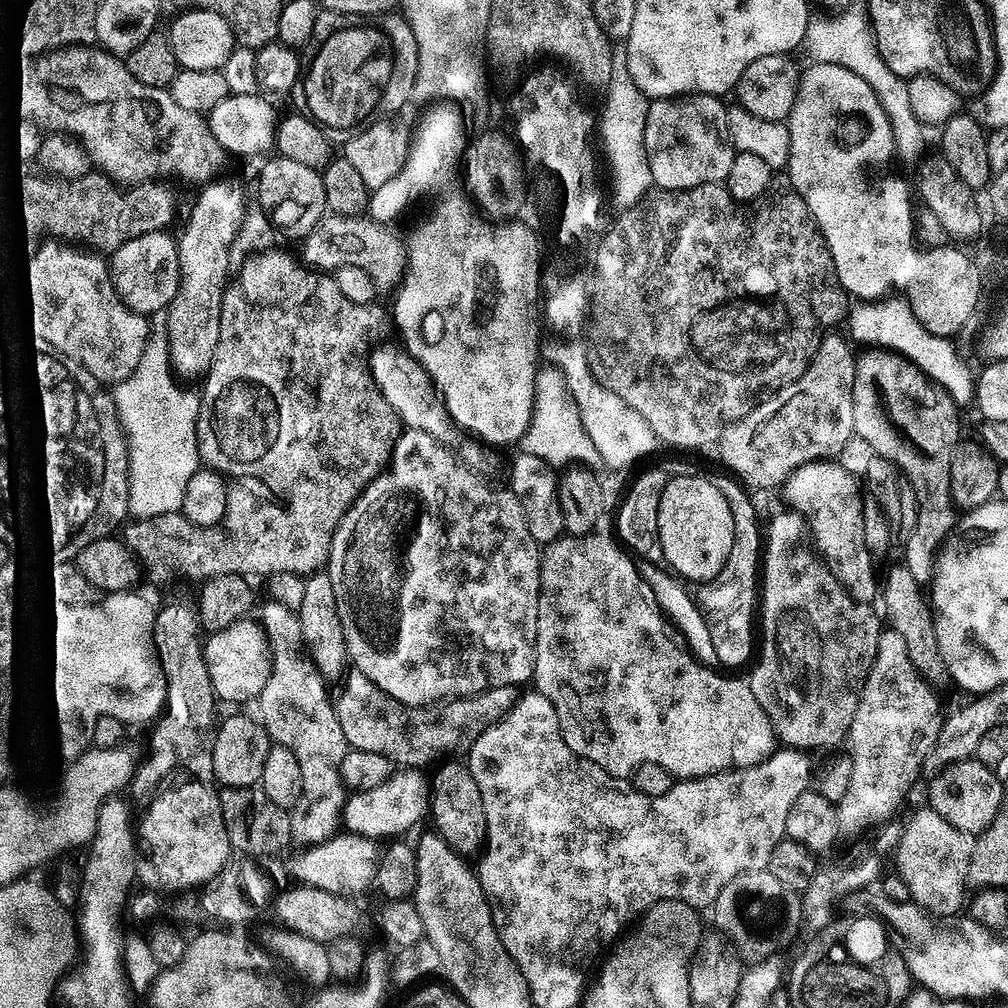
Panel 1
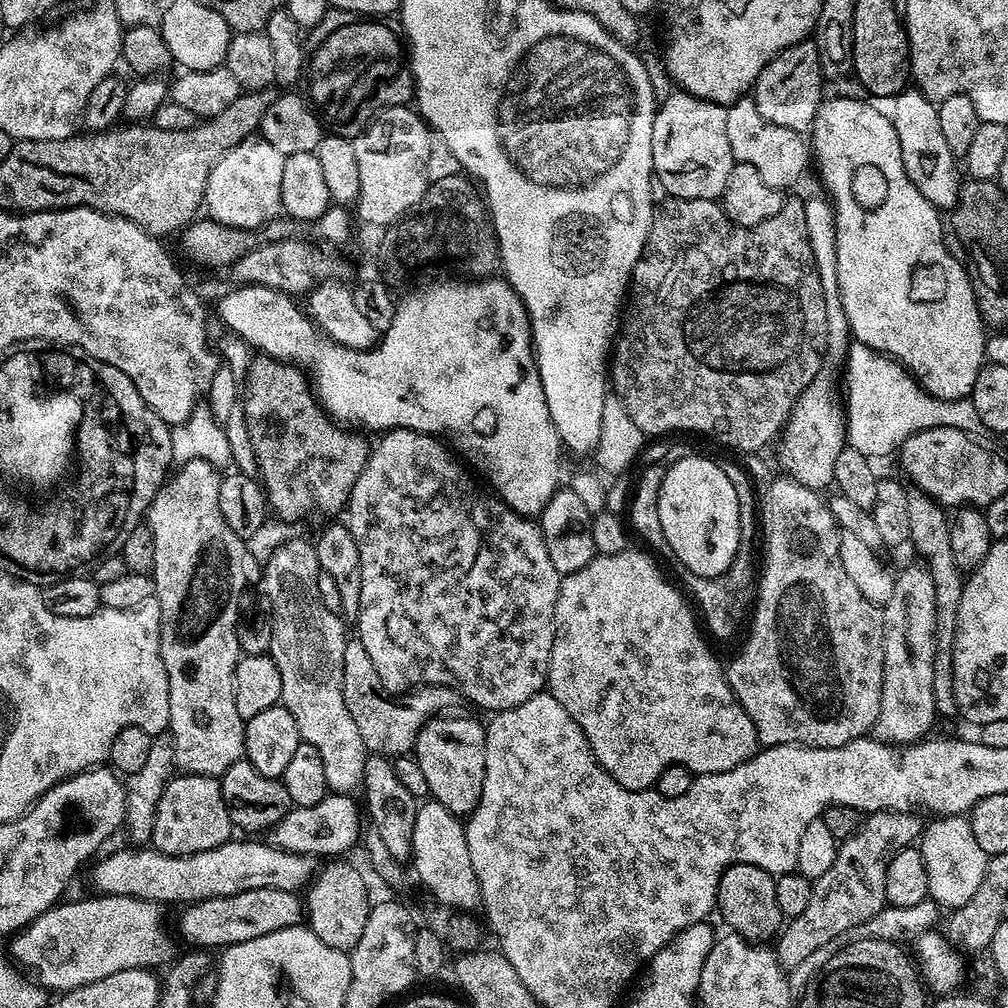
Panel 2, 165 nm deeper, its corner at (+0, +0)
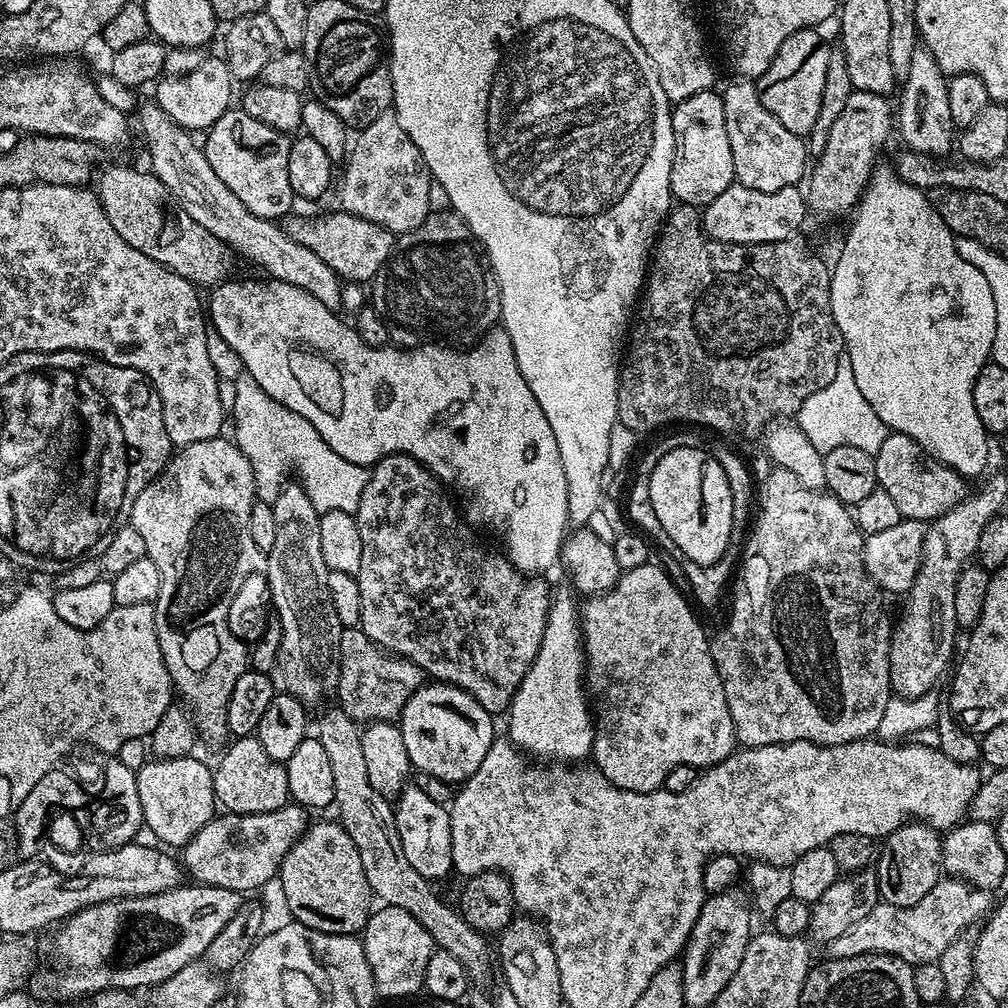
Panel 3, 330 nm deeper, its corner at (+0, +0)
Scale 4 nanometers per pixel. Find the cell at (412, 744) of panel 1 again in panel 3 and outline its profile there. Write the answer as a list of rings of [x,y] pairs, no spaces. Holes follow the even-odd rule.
[[[346,628],[341,634],[340,673],[335,699],[338,706],[360,726],[399,721],[406,702],[424,687],[426,673],[414,662],[379,648],[360,628]]]

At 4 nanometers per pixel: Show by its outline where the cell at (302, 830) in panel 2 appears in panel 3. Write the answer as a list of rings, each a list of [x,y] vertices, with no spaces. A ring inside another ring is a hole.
[[[290,802],[278,810],[267,811],[266,814],[238,815],[225,812],[218,814],[191,839],[191,842],[183,845],[181,851],[183,854],[180,854],[181,863],[185,871],[190,872],[191,876],[189,877],[197,883],[214,885],[220,889],[230,889],[246,894],[246,891],[260,888],[266,882],[275,879],[290,846],[308,827],[310,817],[307,815],[309,816],[307,809],[295,802]]]

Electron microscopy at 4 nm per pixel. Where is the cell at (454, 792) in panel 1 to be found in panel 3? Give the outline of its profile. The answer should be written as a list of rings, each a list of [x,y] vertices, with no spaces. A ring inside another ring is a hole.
[[[428,682],[408,699],[400,715],[398,727],[402,742],[406,742],[406,754],[416,772],[434,774],[434,778],[442,778],[447,784],[459,786],[472,777],[478,766],[482,766],[482,758],[486,758],[486,750],[490,750],[497,735],[492,720],[493,713],[488,712],[461,688],[455,688],[452,684]]]

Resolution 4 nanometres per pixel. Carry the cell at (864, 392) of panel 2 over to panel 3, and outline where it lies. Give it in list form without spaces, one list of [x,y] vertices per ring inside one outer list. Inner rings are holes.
[[[847,354],[840,357],[838,370],[830,383],[822,386],[818,394],[810,394],[810,398],[802,402],[794,420],[815,450],[822,453],[834,450],[834,446],[858,446],[858,450],[875,454],[882,442],[886,442],[889,434],[882,418],[878,418],[878,414],[874,414],[873,408],[870,407],[870,402],[862,398],[862,390],[858,390],[858,382],[854,382],[854,370]]]

